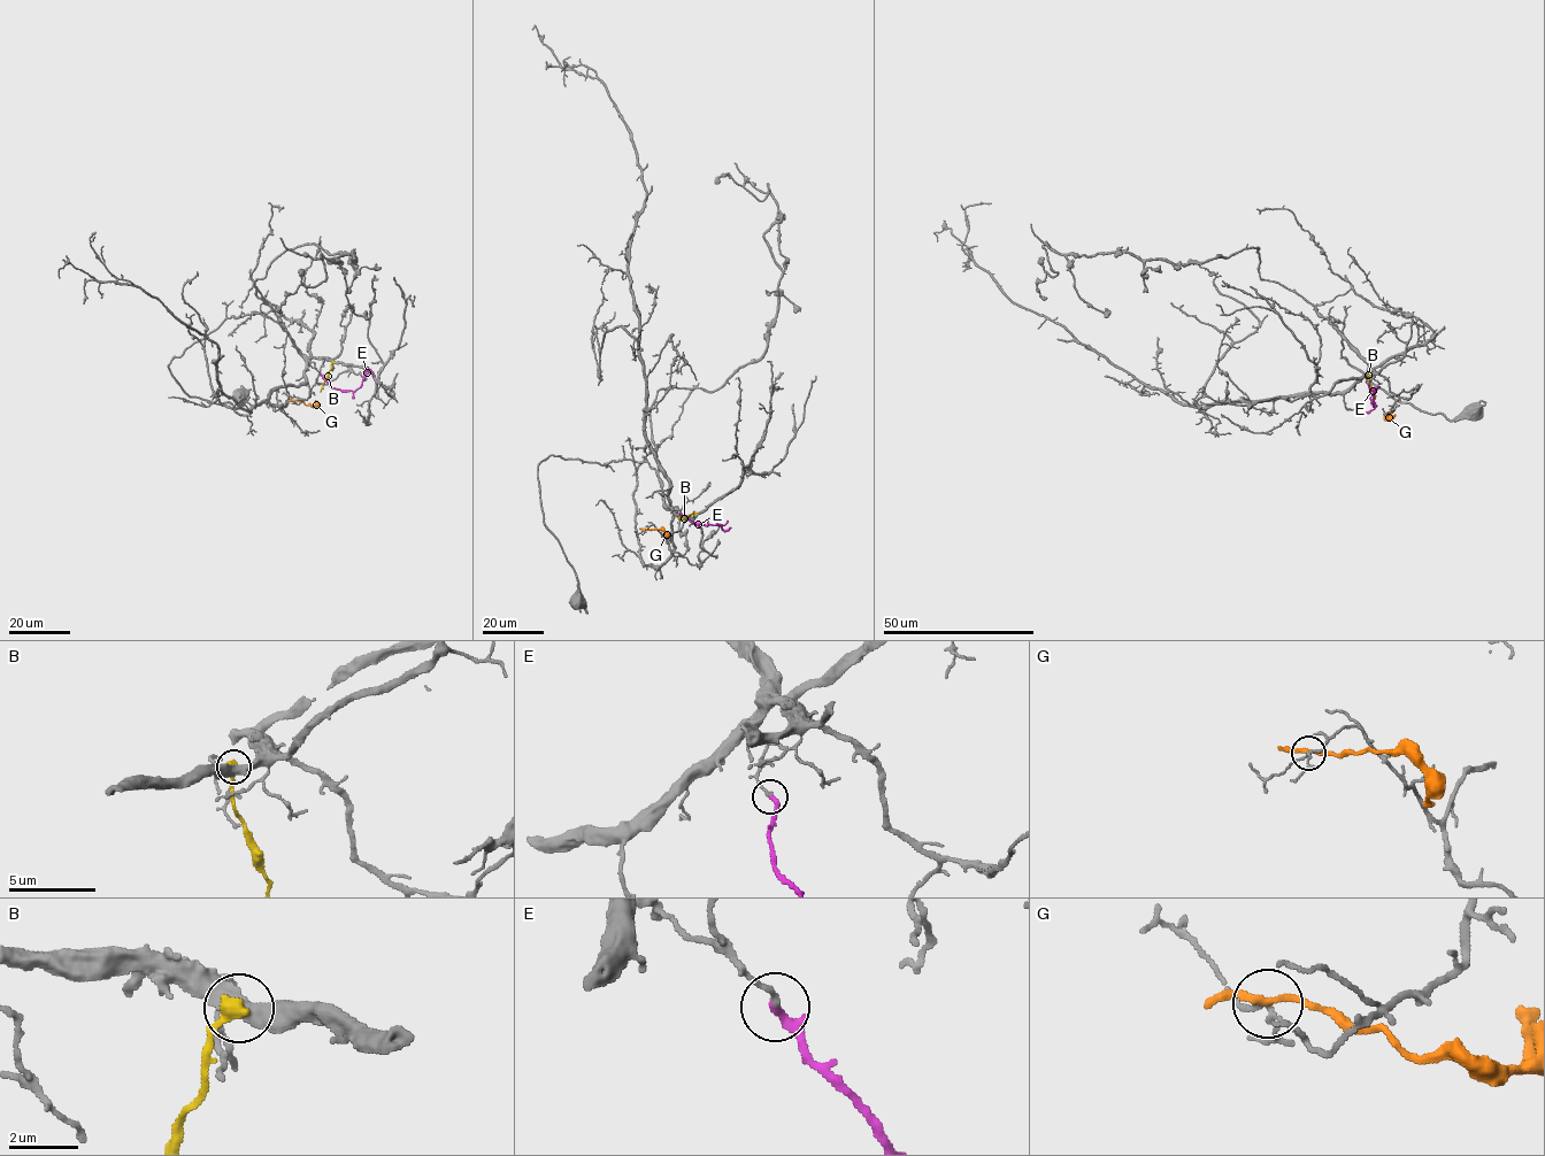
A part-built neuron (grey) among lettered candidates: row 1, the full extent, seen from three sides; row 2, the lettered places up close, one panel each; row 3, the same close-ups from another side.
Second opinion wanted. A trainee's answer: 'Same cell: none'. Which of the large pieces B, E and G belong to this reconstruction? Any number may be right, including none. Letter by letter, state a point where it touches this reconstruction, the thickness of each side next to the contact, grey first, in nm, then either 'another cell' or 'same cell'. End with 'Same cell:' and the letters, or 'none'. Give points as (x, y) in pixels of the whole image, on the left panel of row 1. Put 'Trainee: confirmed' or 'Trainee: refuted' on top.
Trainee: confirmed
B: contact (333, 362); calibres 440 and 480 nm; another cell
E: contact (320, 374); calibres 160 and 280 nm; another cell
G: contact (293, 400); calibres 110 and 200 nm; another cell
Same cell: none

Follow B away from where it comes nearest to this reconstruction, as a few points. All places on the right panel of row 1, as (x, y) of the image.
B: (1368, 375), (1374, 397), (1371, 405)

